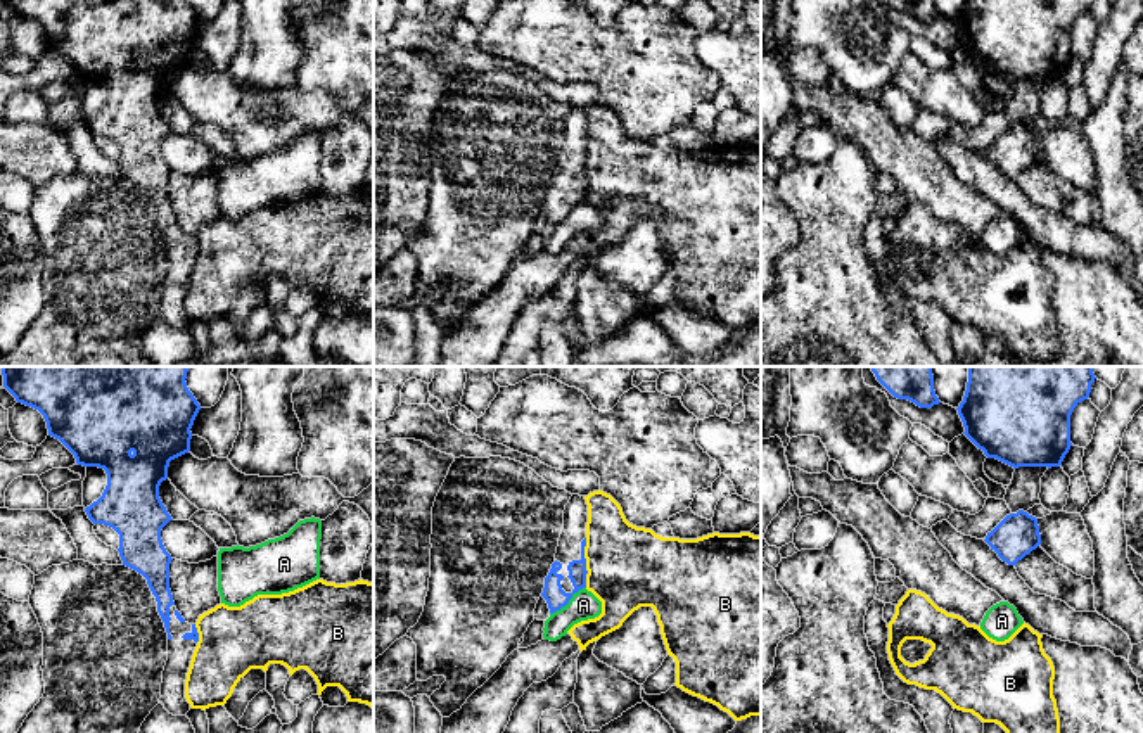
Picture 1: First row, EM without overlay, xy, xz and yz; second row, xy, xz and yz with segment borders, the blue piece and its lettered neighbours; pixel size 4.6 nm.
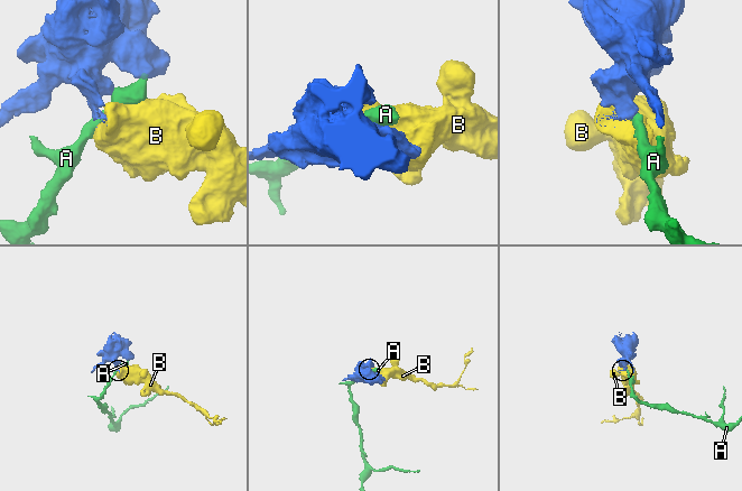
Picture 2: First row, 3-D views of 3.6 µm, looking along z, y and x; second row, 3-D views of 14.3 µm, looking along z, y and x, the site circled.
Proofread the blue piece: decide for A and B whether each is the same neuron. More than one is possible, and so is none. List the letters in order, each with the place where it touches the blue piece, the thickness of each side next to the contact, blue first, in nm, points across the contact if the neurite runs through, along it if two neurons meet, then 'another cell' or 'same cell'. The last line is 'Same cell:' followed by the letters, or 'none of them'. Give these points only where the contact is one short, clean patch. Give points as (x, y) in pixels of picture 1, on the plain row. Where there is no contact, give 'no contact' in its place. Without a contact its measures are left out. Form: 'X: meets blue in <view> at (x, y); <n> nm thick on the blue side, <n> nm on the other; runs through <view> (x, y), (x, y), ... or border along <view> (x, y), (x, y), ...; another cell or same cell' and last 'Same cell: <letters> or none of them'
A: meets blue in xz at (568, 215); 100 nm thick on the blue side, 140 nm on the other; border along xz (585, 199), (550, 227); another cell
B: meets blue in xz at (585, 175); 100 nm thick on the blue side, 380 nm on the other; another cell
Same cell: none of them

